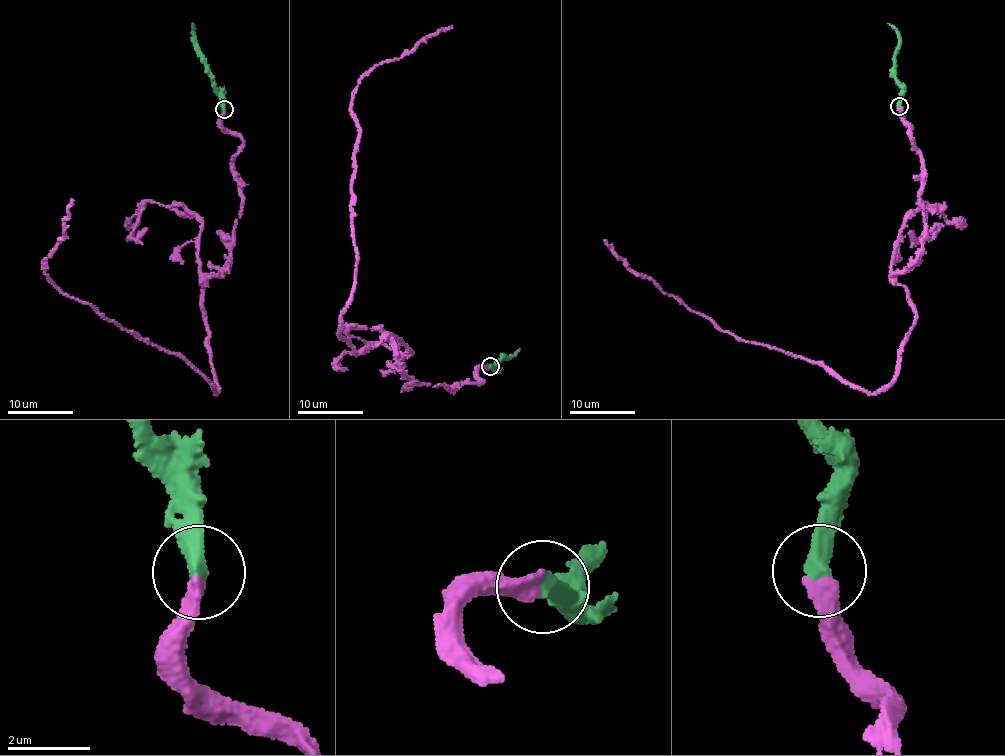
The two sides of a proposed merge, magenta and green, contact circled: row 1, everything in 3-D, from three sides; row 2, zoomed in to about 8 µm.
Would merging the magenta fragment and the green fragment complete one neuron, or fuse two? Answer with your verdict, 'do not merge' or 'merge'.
merge

